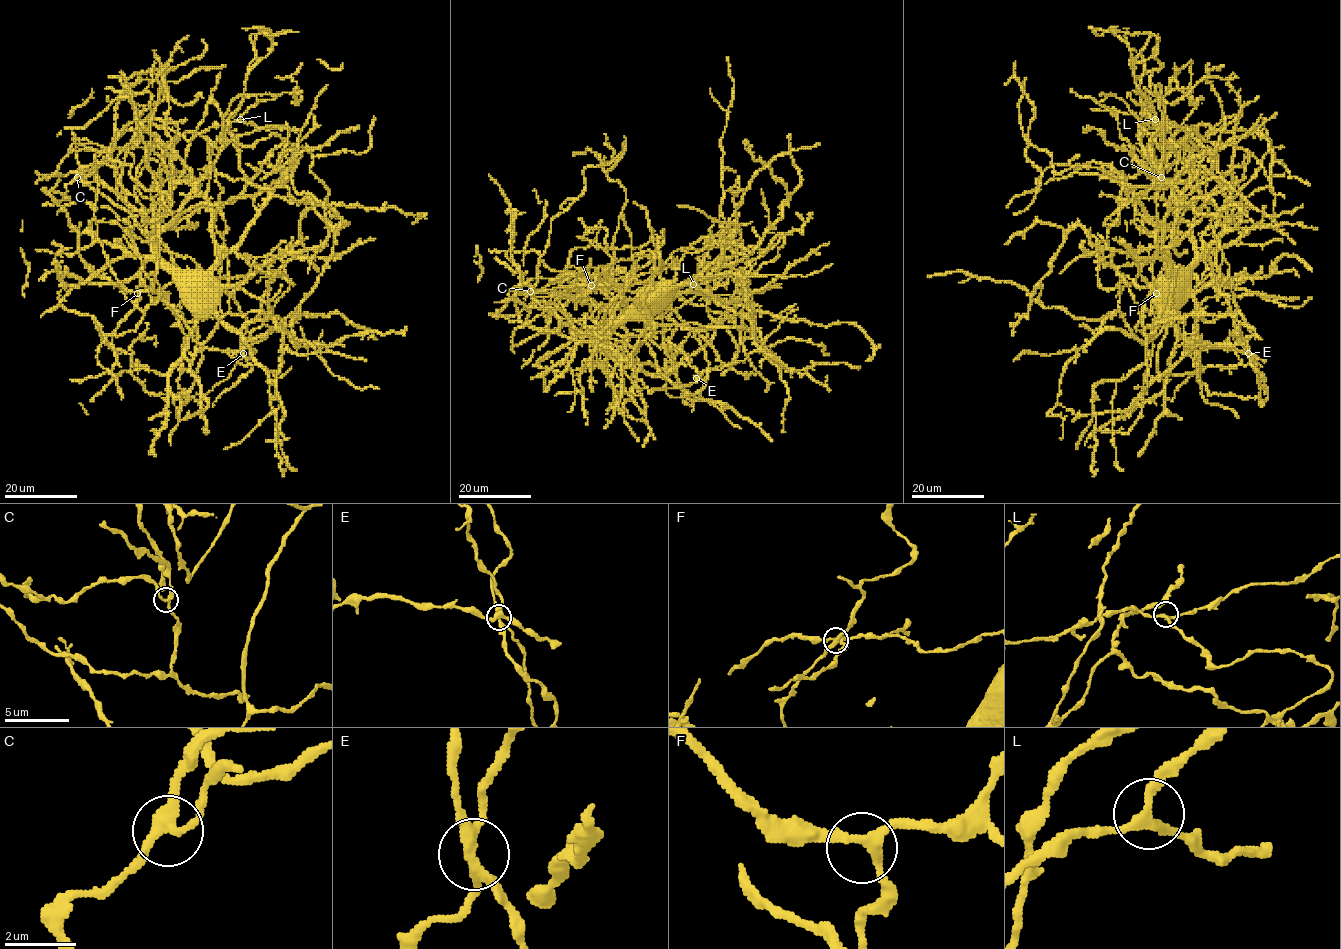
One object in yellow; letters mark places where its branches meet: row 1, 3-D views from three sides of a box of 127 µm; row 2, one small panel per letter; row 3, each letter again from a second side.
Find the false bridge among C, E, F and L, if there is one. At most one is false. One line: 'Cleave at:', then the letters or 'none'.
Cleave at: E

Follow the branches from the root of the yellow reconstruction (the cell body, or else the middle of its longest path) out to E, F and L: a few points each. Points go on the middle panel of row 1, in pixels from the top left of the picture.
E: (644, 295), (653, 289), (696, 284), (721, 305), (748, 317), (758, 349), (744, 360), (707, 369), (697, 377)
F: (644, 295), (689, 283), (730, 245), (731, 231), (699, 251), (677, 249), (646, 281), (591, 285)
L: (644, 295), (696, 284), (748, 317), (758, 349), (698, 381), (662, 314), (693, 284)

